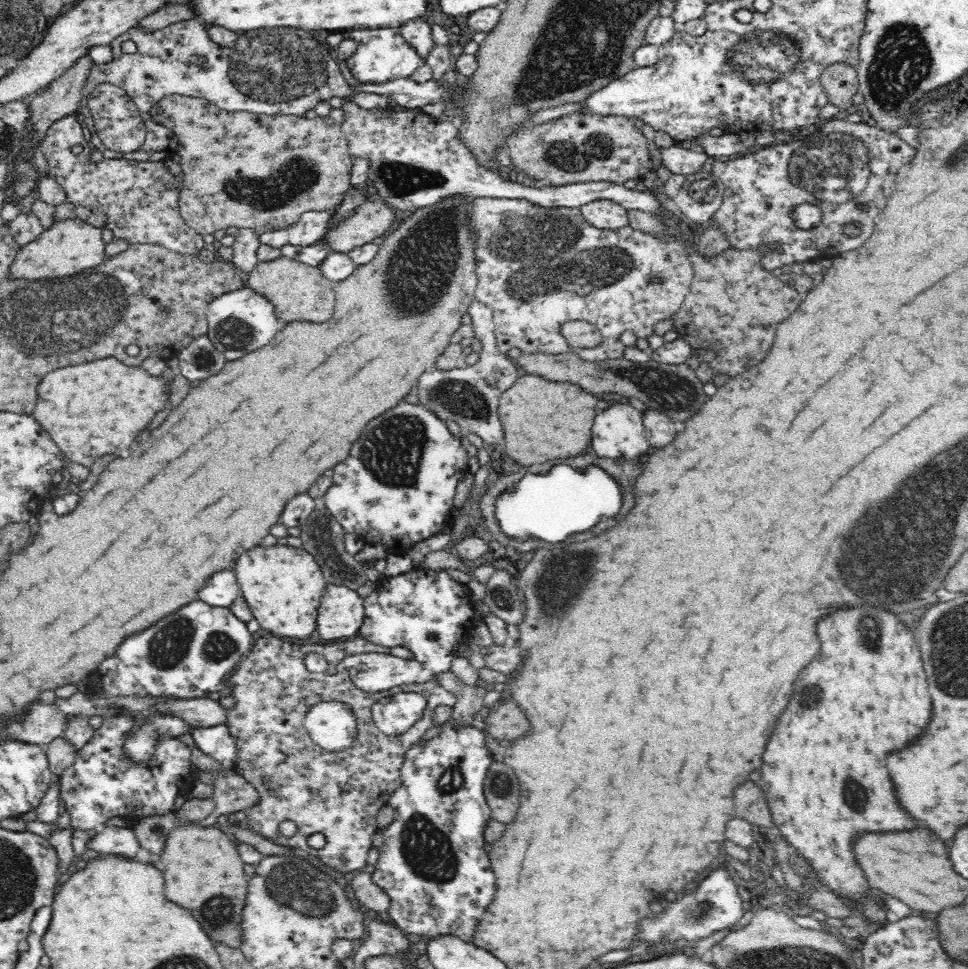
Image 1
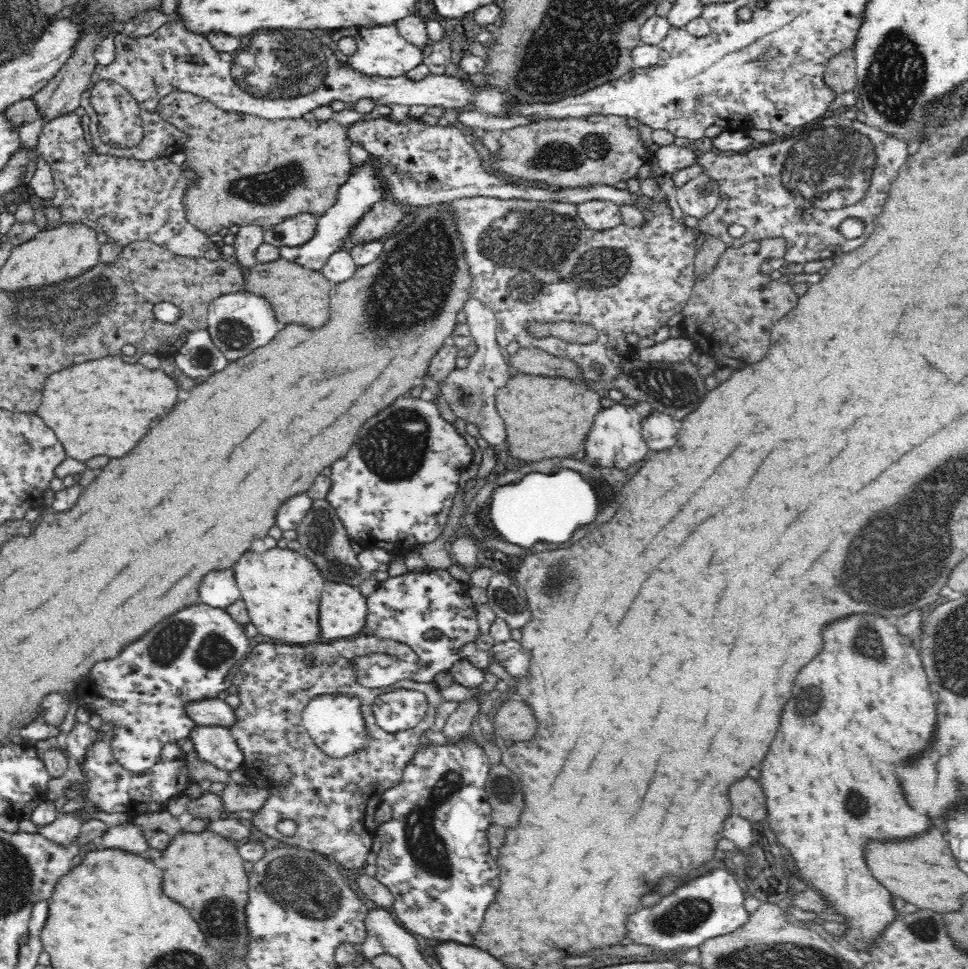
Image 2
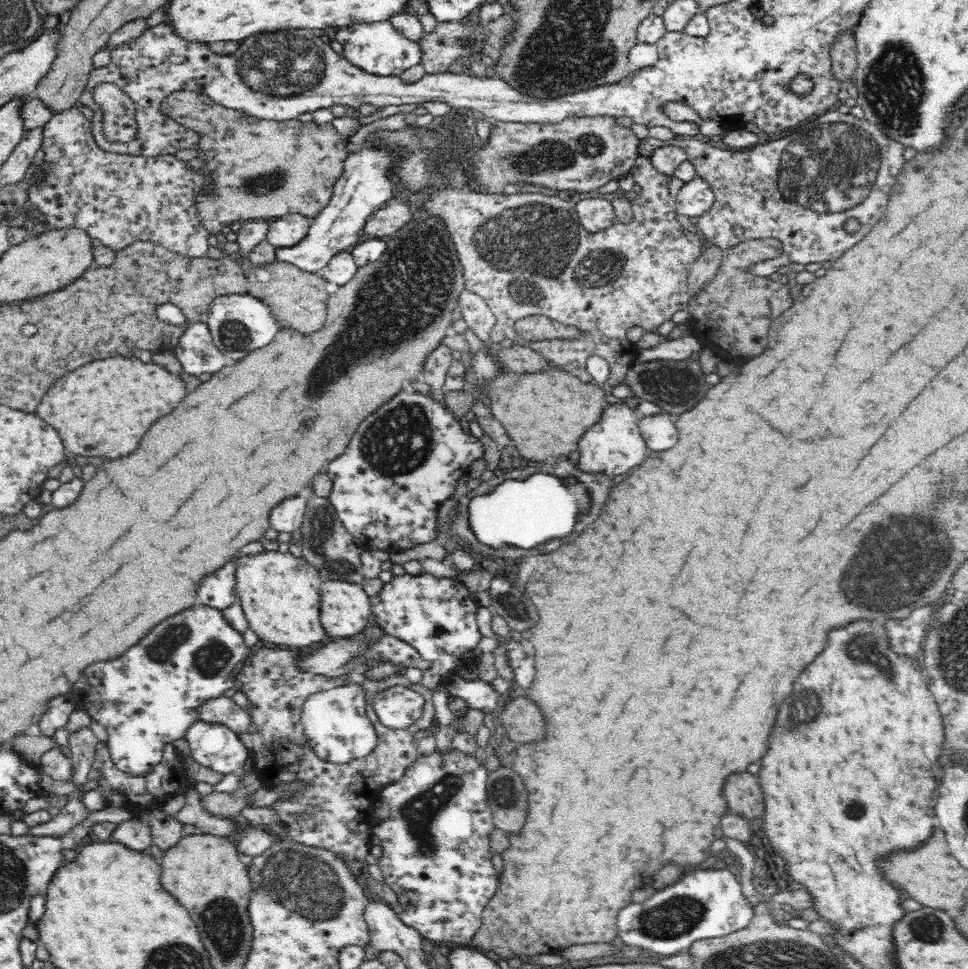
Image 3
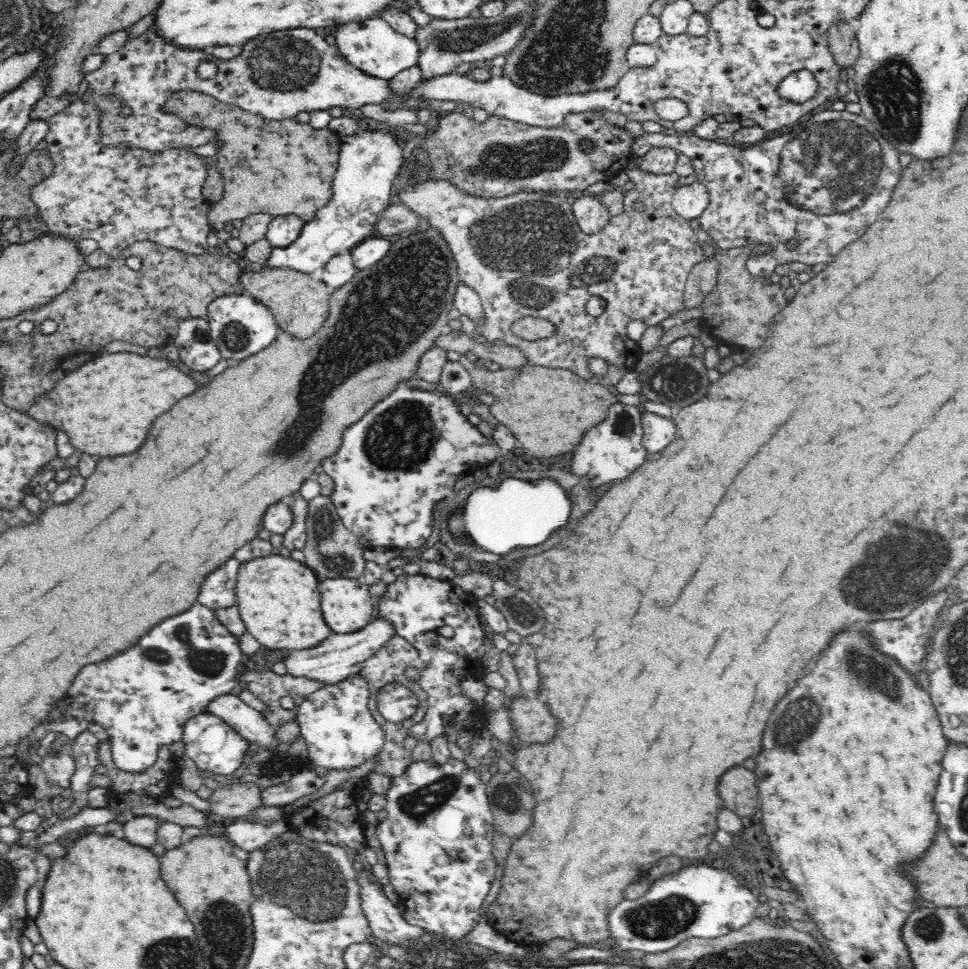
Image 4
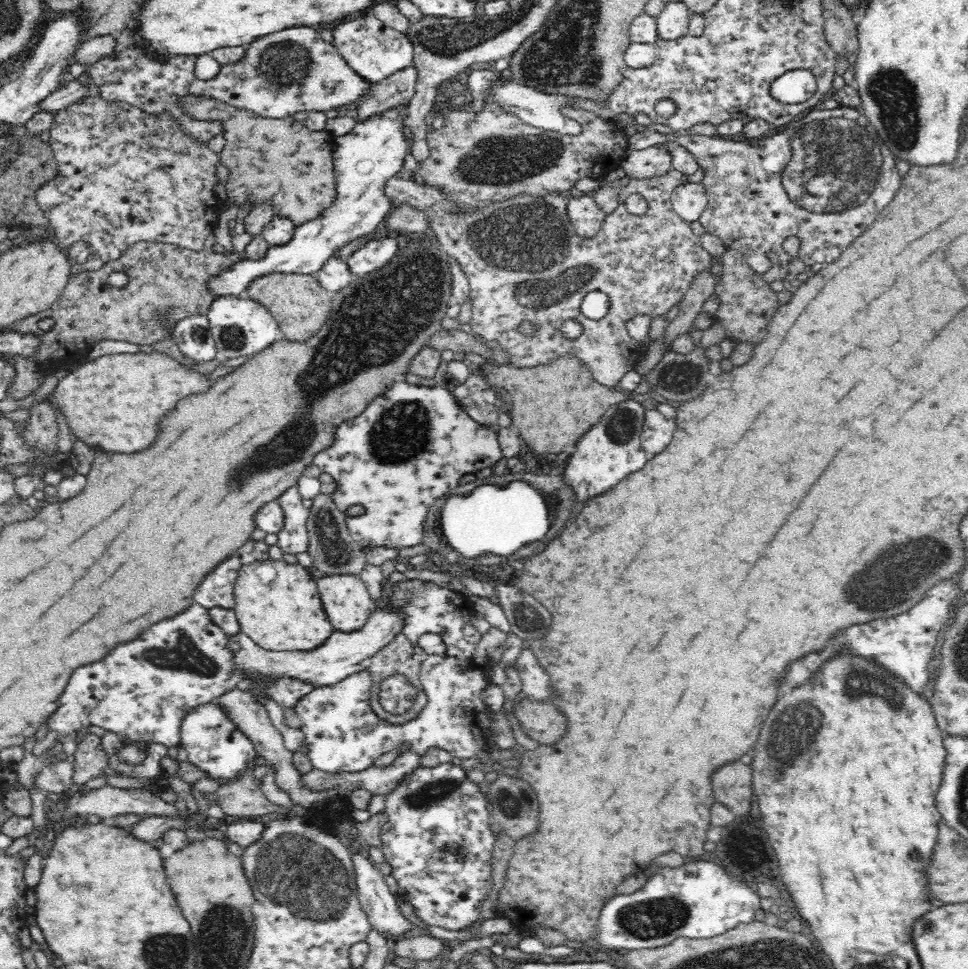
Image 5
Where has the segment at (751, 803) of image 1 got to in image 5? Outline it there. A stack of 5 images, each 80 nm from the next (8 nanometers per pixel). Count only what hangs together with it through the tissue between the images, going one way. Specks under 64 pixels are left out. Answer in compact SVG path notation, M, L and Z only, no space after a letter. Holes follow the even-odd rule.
M728 762L710 774L714 798L734 814L746 814L752 800L750 768L742 762Z

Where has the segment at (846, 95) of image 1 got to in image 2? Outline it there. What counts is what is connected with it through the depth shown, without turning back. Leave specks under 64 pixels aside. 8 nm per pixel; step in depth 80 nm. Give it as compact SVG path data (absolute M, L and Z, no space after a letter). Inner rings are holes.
M844 47L840 52L834 53L828 61L824 81L839 95L852 92L856 79L855 49Z

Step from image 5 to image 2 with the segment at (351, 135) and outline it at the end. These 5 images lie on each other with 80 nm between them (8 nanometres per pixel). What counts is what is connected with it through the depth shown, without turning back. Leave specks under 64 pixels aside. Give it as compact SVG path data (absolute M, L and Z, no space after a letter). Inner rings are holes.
M368 156L359 165L351 164L348 180L345 180L344 184L338 188L335 203L317 217L315 231L308 242L296 247L281 247L279 249L280 259L299 264L307 270L320 271L327 260L330 259L330 256L344 250L344 246L351 242L352 232L356 230L356 226L358 226L364 214L370 212L370 208L374 204L389 198L383 180L377 176L377 168L374 162L374 158Z

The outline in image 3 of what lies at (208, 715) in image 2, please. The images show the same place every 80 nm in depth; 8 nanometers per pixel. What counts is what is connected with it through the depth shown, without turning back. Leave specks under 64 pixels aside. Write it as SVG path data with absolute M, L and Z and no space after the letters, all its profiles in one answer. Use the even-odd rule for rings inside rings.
M220 695L207 700L200 706L200 720L215 721L224 724L238 734L258 732L252 715L239 705L232 697Z

